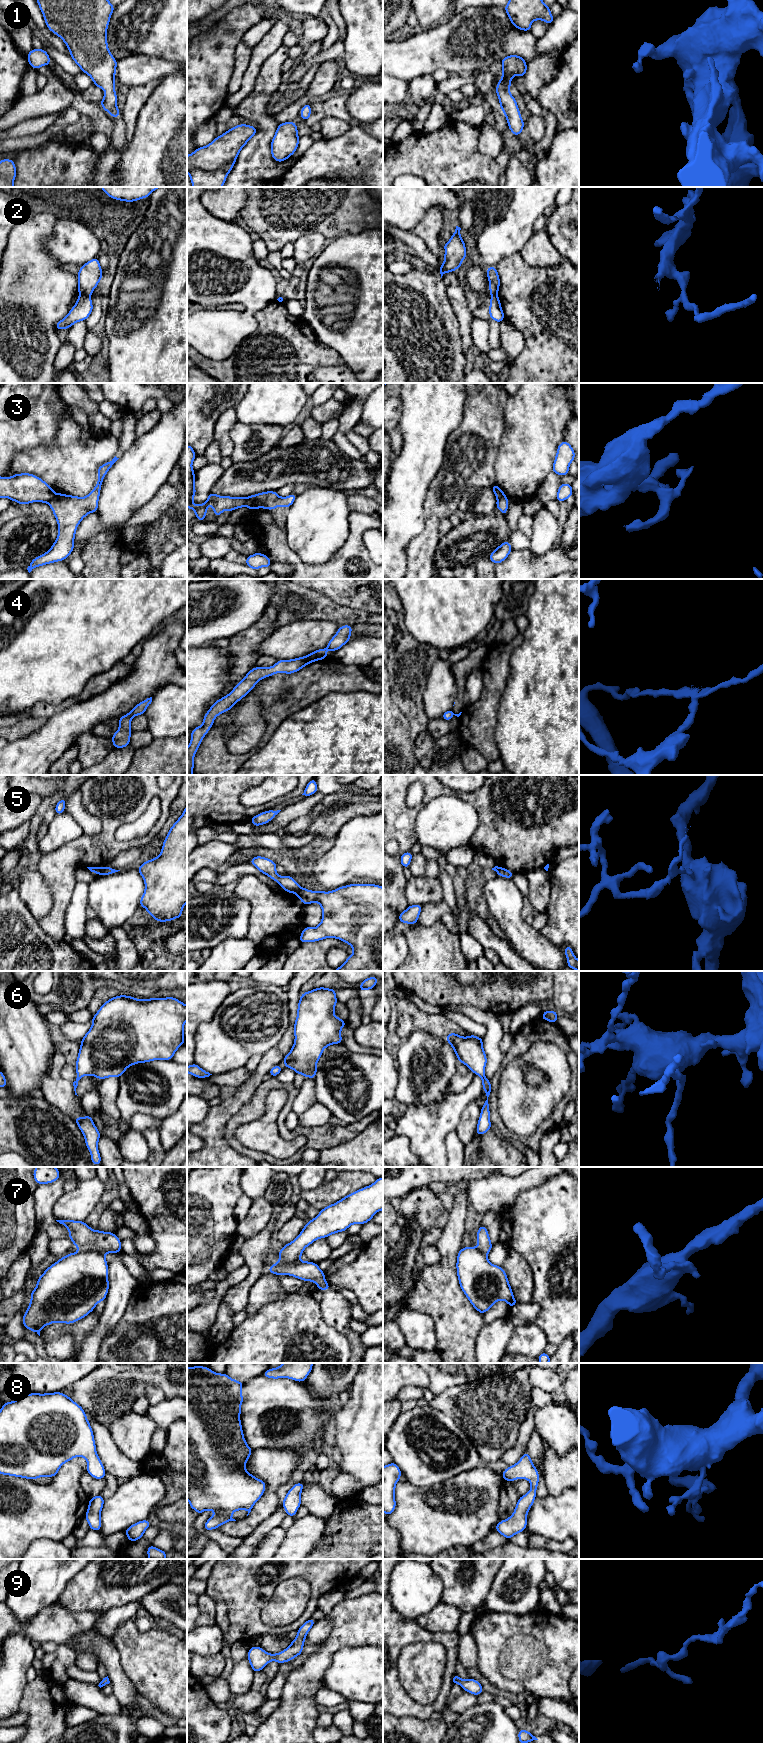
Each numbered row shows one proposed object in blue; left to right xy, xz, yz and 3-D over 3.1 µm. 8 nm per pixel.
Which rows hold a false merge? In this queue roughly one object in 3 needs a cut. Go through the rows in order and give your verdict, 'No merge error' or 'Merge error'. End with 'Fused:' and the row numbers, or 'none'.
1: No merge error
2: Merge error
3: Merge error
4: Merge error
5: Merge error
6: No merge error
7: Merge error
8: No merge error
9: No merge error
Fused: 2, 3, 4, 5, 7

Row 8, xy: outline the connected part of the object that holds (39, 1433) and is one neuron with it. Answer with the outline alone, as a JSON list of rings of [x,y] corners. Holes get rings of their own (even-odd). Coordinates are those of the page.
[[[62,1392],[25,1394],[17,1400],[4,1402],[0,1409],[0,1474],[35,1480],[55,1477],[60,1467],[75,1457],[87,1460],[88,1474],[103,1479],[106,1470],[98,1457],[92,1427],[83,1408]]]

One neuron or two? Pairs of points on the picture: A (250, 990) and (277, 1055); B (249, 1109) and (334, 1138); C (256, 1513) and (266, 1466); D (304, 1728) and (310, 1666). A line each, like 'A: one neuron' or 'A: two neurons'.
A: two neurons
B: one neuron
C: one neuron
D: one neuron

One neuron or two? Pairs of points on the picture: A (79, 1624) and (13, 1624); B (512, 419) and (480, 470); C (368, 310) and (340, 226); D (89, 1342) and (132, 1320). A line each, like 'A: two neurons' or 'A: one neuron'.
A: one neuron
B: two neurons
C: two neurons
D: two neurons

